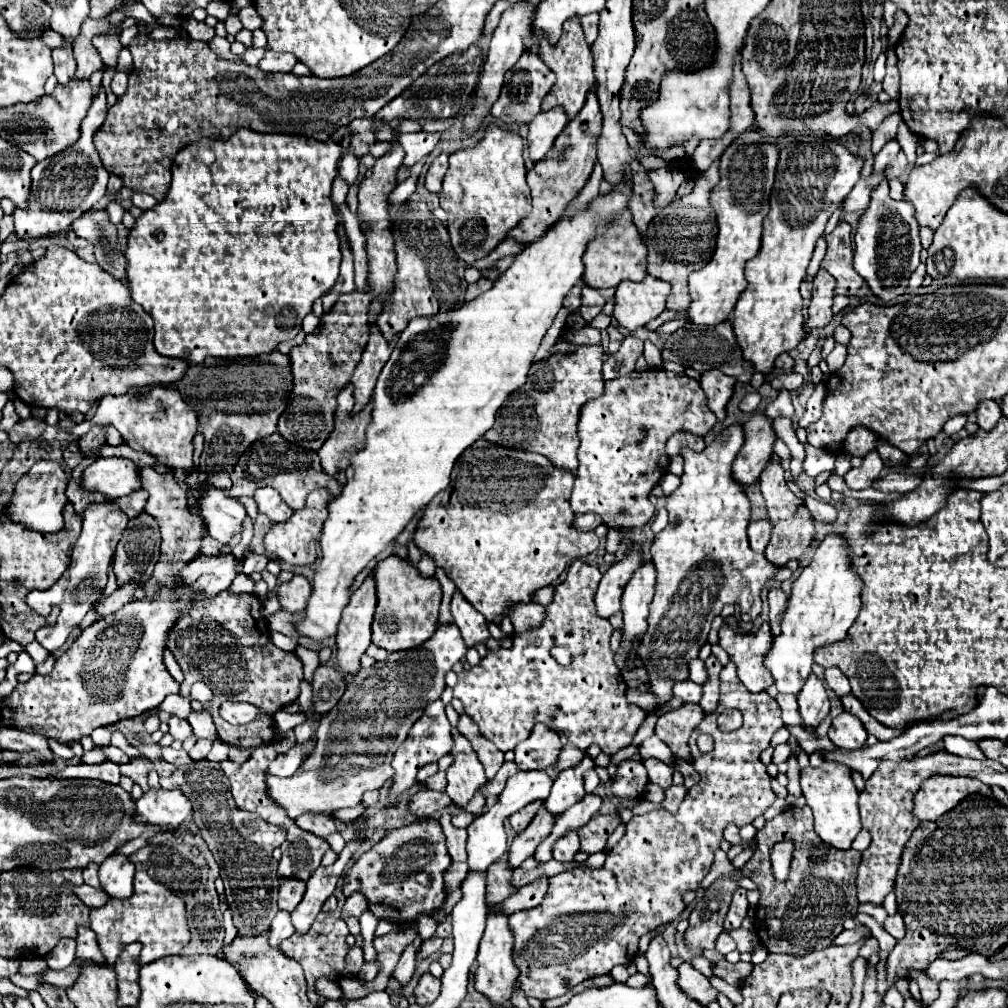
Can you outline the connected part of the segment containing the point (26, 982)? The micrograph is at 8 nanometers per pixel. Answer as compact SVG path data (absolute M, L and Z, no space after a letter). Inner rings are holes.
M14 974L10 977L10 980L15 985L24 989L37 990L40 984L40 974L23 976L23 978L17 978L17 974Z

